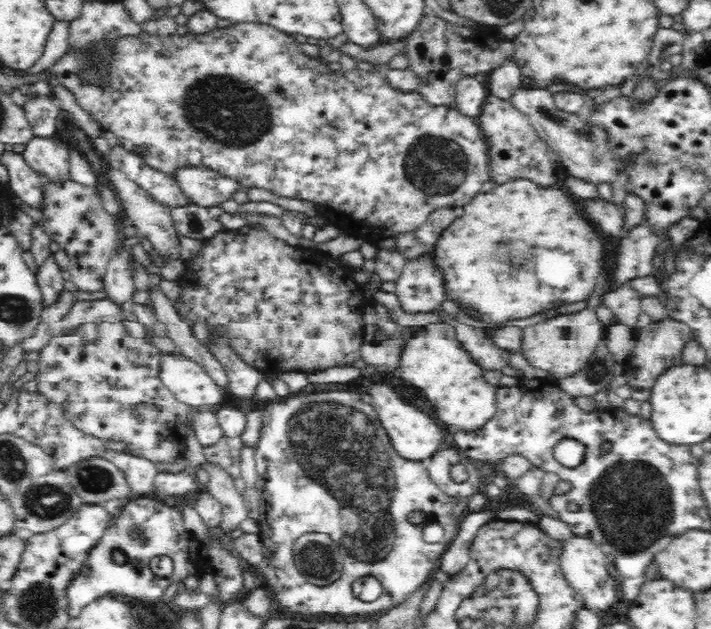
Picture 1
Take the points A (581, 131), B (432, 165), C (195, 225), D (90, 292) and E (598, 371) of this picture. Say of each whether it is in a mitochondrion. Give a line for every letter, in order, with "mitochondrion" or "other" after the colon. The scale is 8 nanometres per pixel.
A: mitochondrion
B: mitochondrion
C: other
D: other
E: mitochondrion

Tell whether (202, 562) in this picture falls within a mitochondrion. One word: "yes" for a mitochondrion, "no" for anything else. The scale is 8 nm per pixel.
no

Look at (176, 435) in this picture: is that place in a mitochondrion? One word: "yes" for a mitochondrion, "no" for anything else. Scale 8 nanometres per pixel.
no

